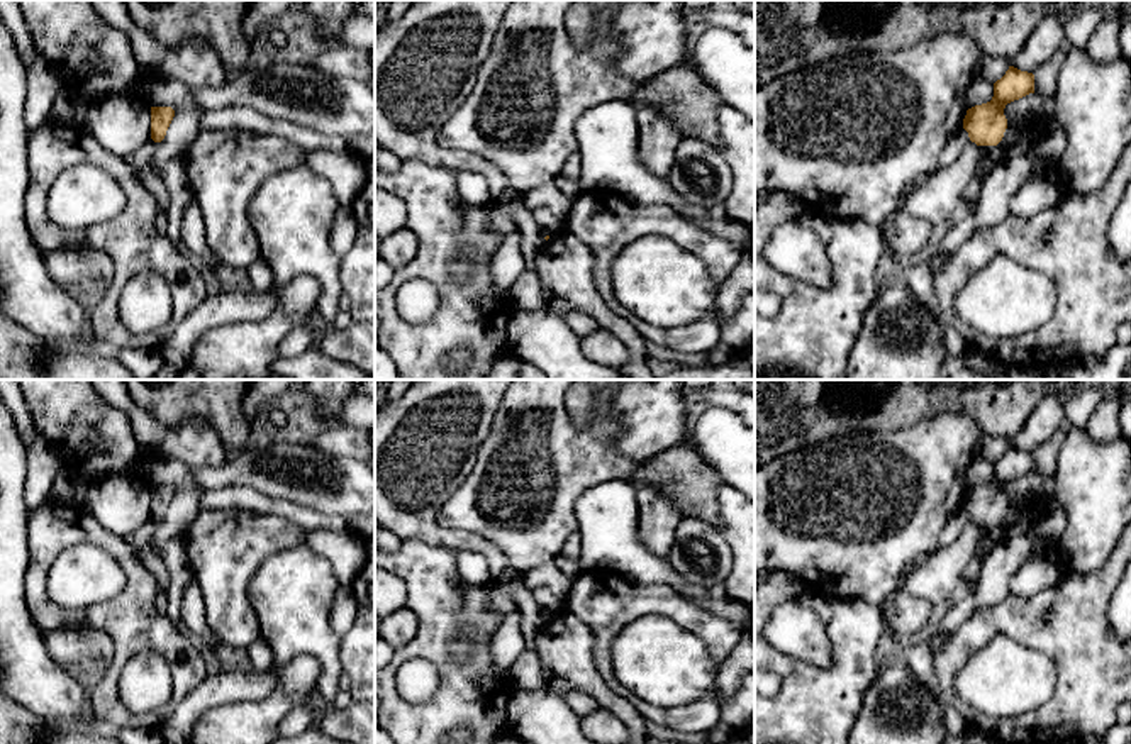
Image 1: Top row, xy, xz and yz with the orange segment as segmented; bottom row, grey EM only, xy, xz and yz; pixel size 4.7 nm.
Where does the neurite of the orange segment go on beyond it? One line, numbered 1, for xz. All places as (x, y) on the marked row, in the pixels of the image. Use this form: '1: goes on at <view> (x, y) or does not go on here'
1: does not go on here

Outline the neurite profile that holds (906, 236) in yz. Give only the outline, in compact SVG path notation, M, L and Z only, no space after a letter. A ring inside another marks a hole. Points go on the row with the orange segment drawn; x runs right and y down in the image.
M902 205L882 224L887 249L902 261L914 261L931 239L931 222L914 217Z

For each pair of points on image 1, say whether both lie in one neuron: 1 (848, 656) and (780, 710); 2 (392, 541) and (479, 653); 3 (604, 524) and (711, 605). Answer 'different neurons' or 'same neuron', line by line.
1: same neuron
2: different neurons
3: same neuron

